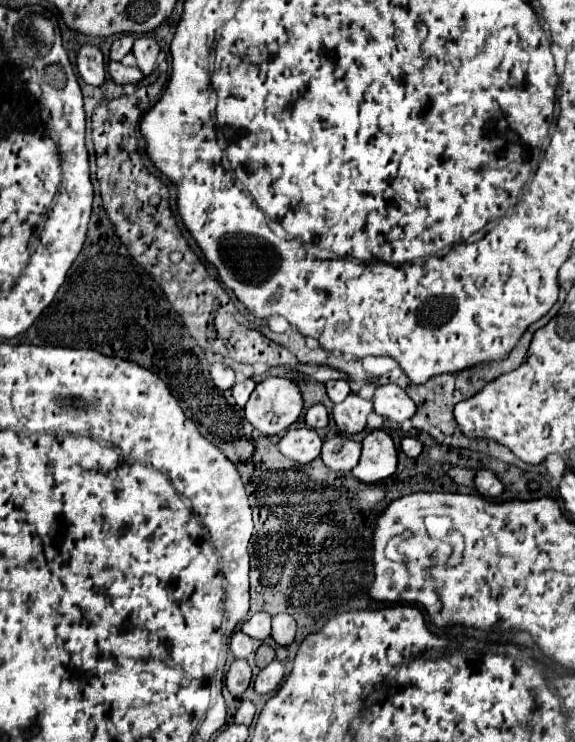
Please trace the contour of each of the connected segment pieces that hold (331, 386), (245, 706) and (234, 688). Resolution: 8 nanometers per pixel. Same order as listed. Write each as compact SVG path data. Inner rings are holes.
M338 379L338 381L328 381L326 391L328 391L328 397L332 399L332 403L340 403L350 393L350 387L348 387L346 379Z
M242 701L242 705L238 707L236 715L234 715L234 721L236 723L244 723L244 725L250 725L252 719L254 719L254 713L256 713L256 707L252 701Z
M236 659L236 661L232 661L232 665L230 665L228 673L226 673L224 683L226 683L228 691L234 697L240 697L248 689L250 679L252 679L252 669L250 669L248 661L246 659Z

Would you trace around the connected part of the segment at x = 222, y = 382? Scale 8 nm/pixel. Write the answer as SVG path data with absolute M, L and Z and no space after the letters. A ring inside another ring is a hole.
M214 363L210 367L210 375L212 375L214 385L218 389L222 389L222 391L226 391L226 389L230 389L234 385L234 371L224 363Z

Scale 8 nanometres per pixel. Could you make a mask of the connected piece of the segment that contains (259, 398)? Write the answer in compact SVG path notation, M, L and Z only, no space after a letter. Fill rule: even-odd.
M268 377L256 385L248 403L246 419L264 435L276 435L288 429L302 413L300 389L280 377Z

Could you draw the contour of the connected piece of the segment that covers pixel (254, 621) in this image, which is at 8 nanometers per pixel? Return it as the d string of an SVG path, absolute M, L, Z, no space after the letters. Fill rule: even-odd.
M260 611L260 613L254 613L250 619L244 621L242 625L242 631L246 635L250 635L252 639L258 639L258 641L264 641L270 637L270 615Z

